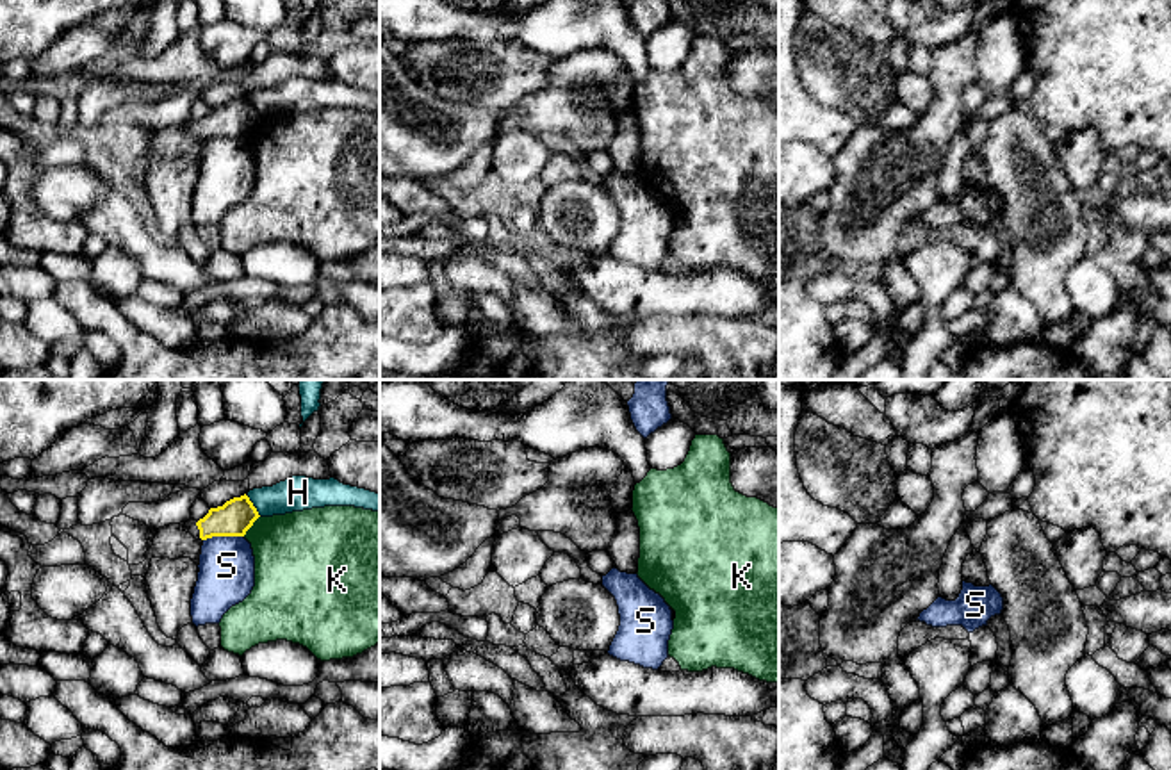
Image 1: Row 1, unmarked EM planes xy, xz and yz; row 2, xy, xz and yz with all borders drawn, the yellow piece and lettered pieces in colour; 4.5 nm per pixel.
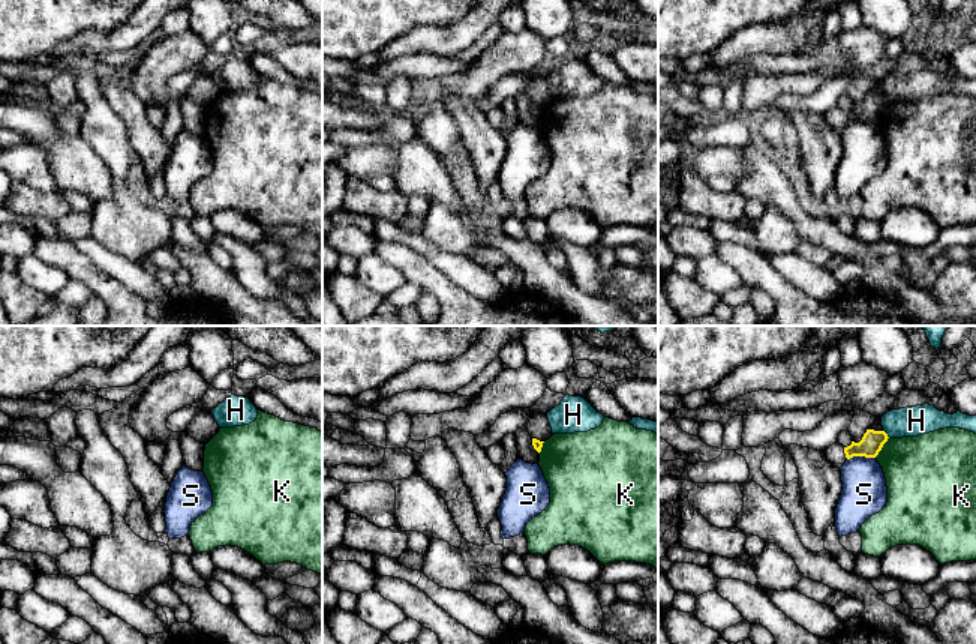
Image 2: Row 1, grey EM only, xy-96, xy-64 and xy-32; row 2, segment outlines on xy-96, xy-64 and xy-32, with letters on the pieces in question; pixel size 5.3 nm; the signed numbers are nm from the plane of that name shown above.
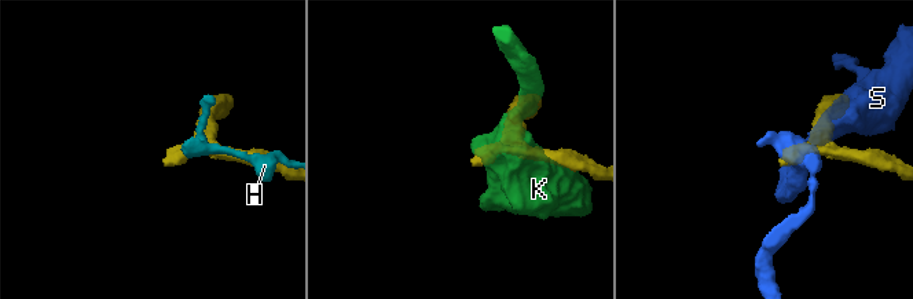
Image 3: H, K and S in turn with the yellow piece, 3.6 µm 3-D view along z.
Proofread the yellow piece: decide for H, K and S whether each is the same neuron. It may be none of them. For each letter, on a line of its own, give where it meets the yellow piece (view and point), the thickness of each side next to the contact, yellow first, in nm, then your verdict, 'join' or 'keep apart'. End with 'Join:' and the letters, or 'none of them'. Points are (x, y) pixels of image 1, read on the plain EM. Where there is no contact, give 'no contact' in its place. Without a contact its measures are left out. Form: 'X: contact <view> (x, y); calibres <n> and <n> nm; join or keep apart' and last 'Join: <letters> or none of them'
H: contact xy (252, 106); calibres 160 and 160 nm; keep apart
K: contact xy (252, 125); calibres 160 and 380 nm; keep apart
S: contact xy (223, 136); calibres 160 and 260 nm; keep apart
Join: none of them

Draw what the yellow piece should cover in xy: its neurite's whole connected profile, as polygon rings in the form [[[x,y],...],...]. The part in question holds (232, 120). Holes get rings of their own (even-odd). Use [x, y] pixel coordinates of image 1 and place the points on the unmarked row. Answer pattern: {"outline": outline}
{"outline": [[[244,94],[226,102],[223,107],[210,109],[200,121],[189,119],[185,128],[196,141],[212,137],[244,137],[258,118],[257,109]]]}

